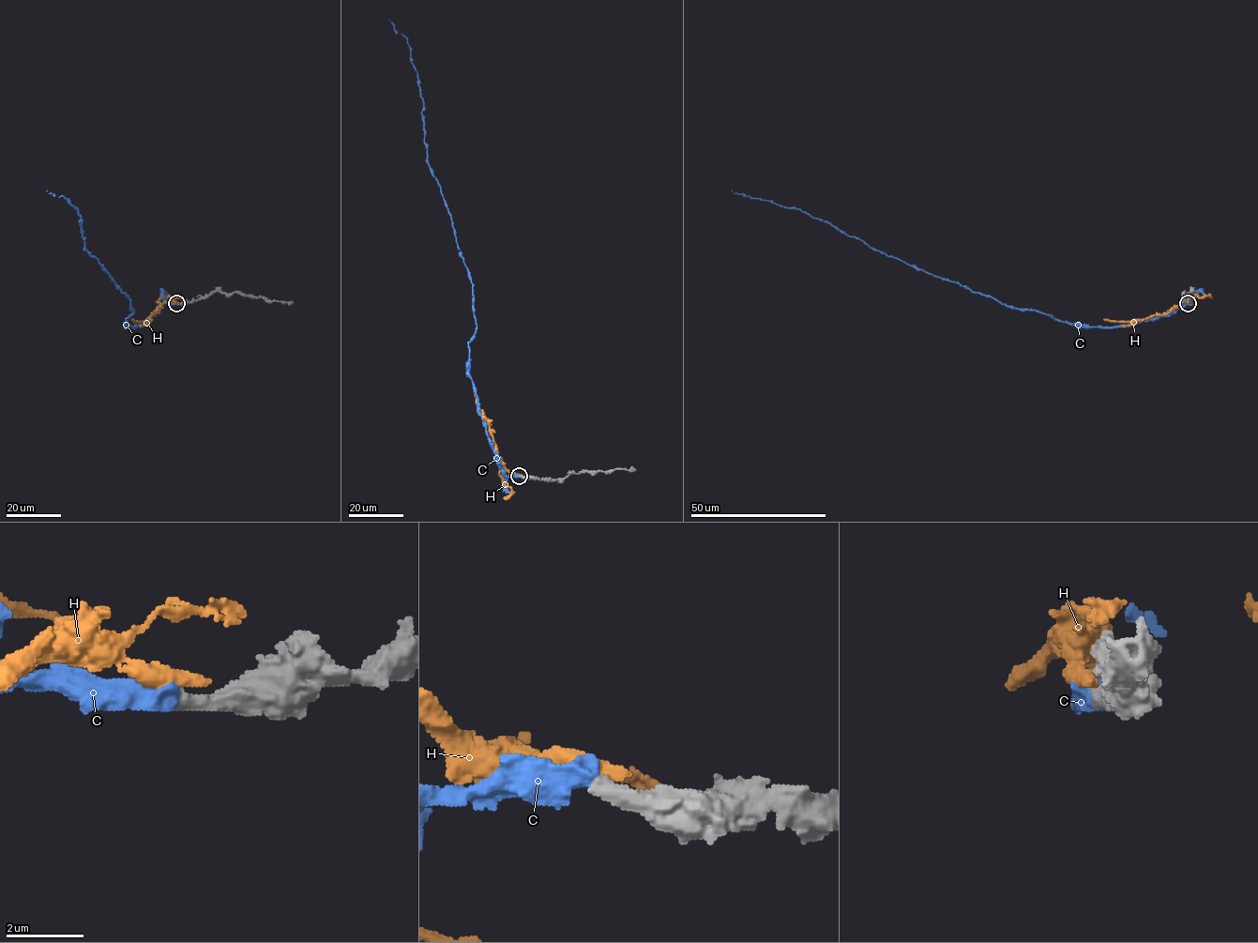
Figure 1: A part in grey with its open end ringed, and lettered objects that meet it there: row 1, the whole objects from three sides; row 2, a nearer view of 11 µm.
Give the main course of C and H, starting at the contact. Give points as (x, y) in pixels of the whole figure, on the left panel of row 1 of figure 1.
C: (176, 303), (161, 304), (142, 324), (127, 327), (134, 311), (130, 300), (84, 249), (78, 210), (47, 190)
H: (176, 303), (166, 301), (145, 321), (131, 319)

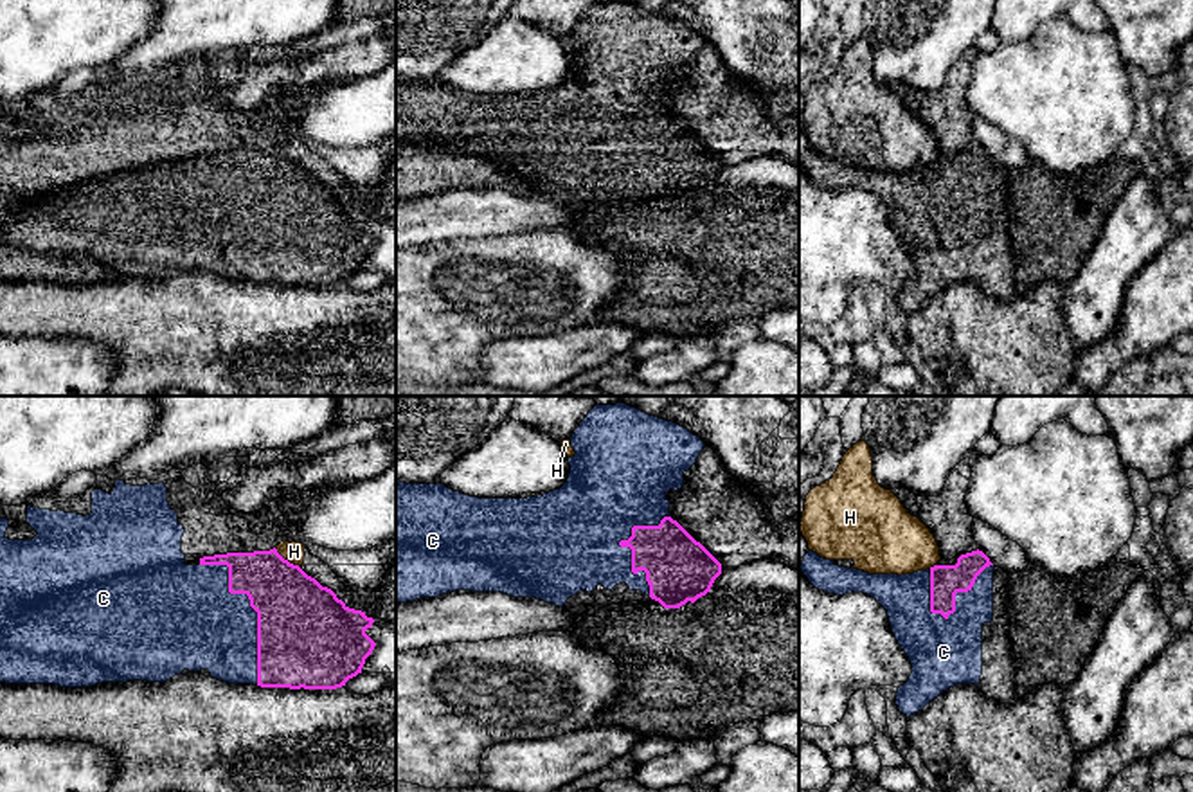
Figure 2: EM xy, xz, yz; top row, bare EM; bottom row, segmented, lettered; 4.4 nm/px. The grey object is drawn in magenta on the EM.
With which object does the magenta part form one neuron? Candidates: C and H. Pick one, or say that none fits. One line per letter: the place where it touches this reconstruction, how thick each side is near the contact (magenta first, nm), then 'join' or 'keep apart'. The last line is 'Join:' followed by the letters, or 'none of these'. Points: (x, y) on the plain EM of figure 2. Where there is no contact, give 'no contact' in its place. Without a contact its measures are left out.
C: xy (251, 202) | 400/400 nm | join
H: xy (287, 157) | 360/100 nm | keep apart
Join: C

